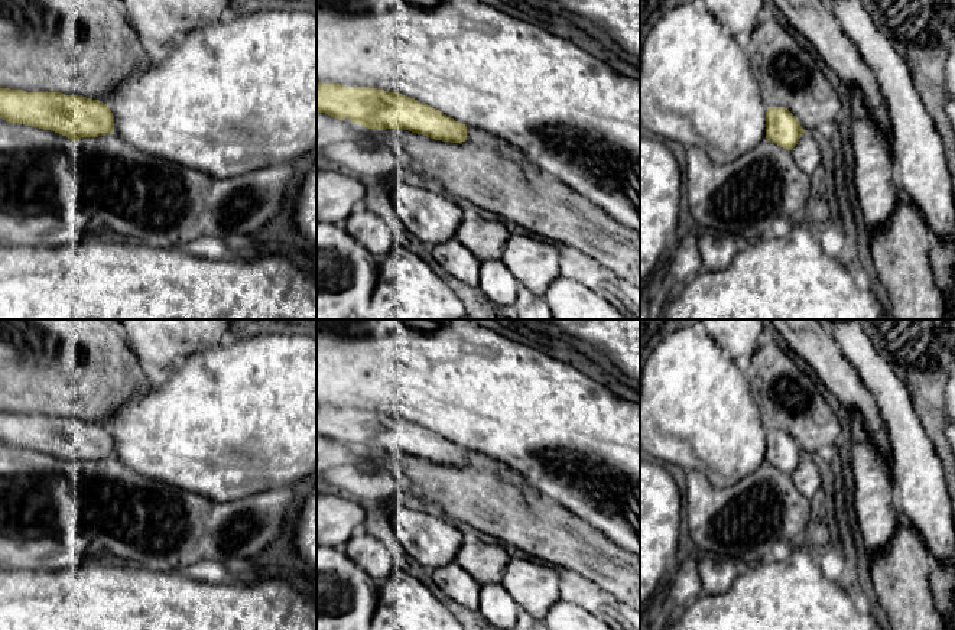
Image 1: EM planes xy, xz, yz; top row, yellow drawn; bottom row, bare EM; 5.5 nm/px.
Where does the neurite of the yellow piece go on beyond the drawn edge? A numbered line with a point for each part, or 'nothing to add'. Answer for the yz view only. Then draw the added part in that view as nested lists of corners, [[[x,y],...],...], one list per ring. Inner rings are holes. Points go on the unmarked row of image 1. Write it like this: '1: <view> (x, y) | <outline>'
nothing to add

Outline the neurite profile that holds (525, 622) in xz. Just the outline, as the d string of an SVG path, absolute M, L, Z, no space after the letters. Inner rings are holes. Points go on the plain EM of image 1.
M524 610L519 611L517 626L514 630L549 630L545 620L527 614Z

